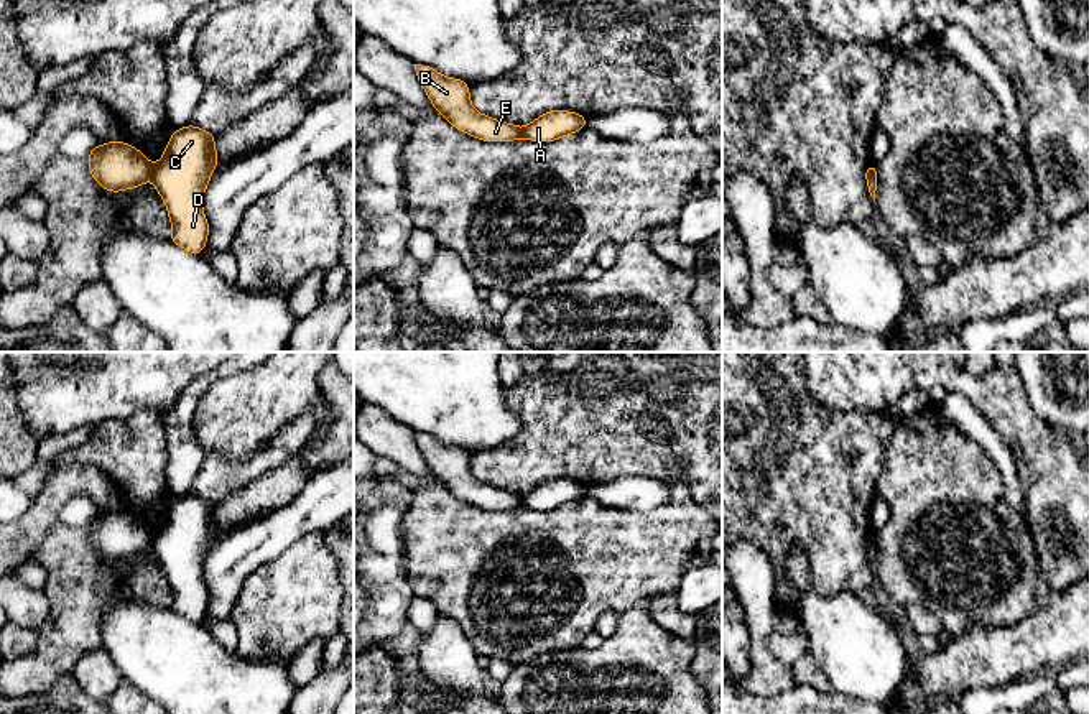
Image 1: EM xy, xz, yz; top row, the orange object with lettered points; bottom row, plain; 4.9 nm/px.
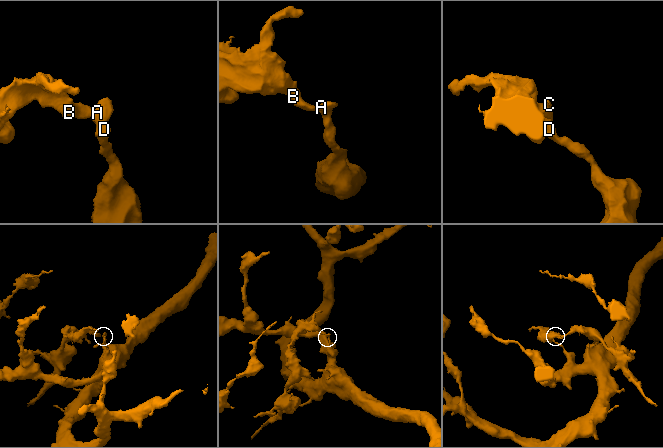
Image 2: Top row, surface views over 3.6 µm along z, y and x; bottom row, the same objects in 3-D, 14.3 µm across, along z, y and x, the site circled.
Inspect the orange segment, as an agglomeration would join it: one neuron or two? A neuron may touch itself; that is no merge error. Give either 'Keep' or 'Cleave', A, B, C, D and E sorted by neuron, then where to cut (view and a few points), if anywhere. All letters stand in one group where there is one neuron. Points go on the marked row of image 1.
Cleave. Groups: A C D / B E. Split along xy (153, 168), (150, 176)

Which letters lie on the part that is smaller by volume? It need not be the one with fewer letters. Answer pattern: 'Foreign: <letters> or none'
Foreign: B, E

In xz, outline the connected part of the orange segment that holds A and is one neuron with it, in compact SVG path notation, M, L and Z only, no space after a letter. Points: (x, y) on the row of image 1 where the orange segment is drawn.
M546 112L521 128L521 137L531 141L553 141L586 128L587 118L576 112Z

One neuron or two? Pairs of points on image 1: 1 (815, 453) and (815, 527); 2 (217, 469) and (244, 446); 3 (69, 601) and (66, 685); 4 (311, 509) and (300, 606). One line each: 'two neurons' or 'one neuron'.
1: one neuron
2: two neurons
3: two neurons
4: two neurons

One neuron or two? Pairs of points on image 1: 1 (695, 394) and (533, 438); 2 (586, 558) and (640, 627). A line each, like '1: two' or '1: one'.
1: one
2: two

